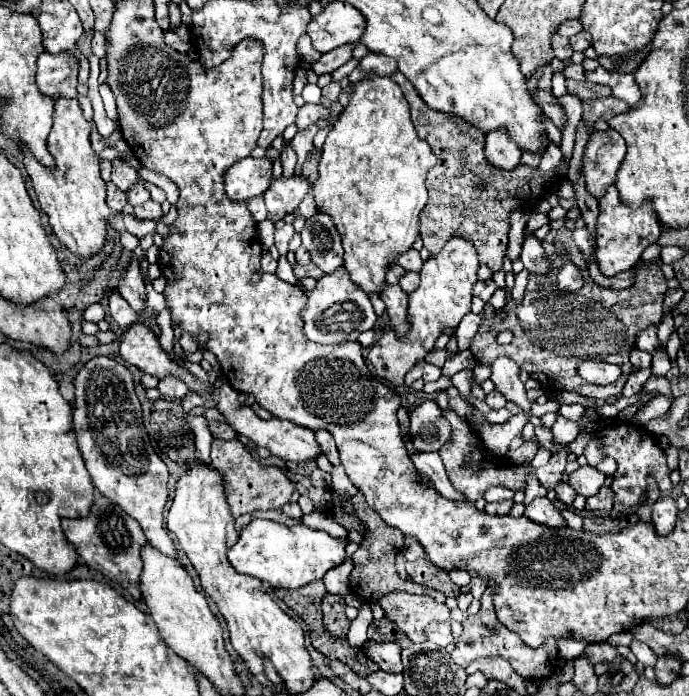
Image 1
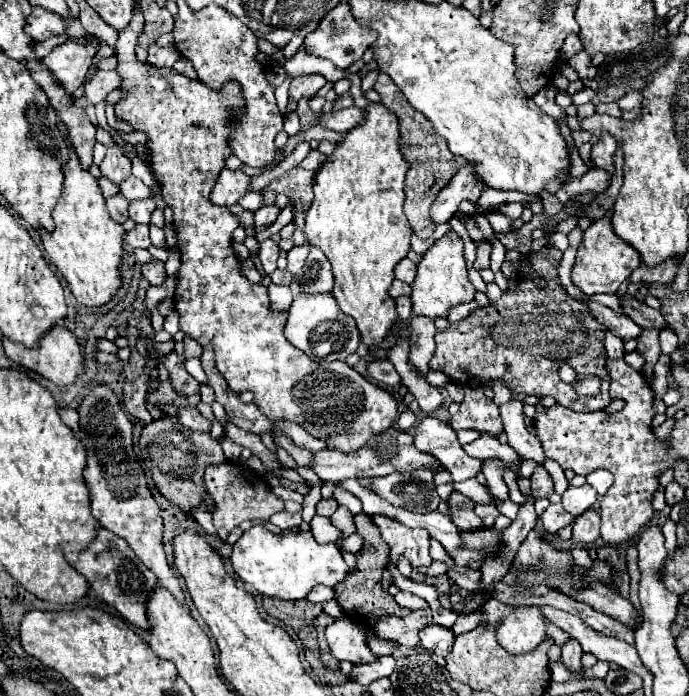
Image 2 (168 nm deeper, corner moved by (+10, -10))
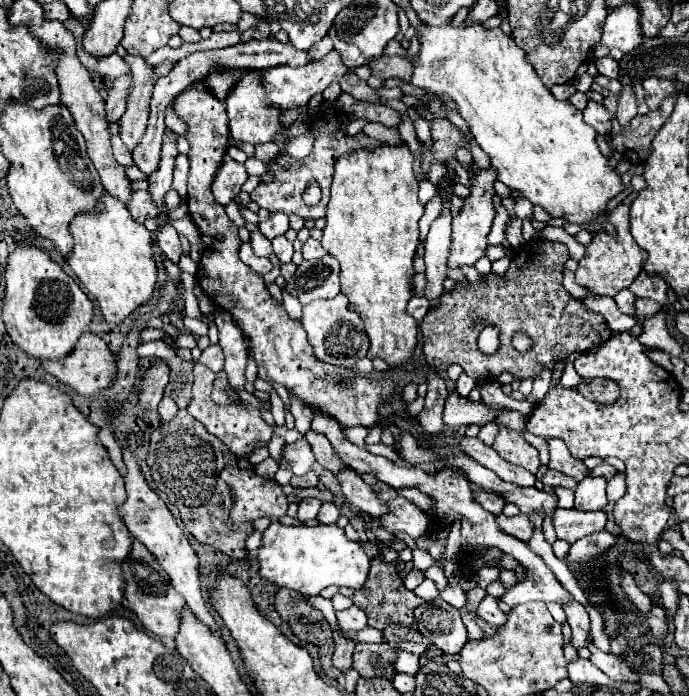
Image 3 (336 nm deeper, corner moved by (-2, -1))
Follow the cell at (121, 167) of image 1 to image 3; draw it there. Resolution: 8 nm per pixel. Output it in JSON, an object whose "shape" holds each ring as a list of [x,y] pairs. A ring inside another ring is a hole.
{"shape":[[[126,55],[124,63],[130,65],[134,83],[128,97],[126,113],[120,117],[118,125],[120,125],[120,139],[132,153],[138,147],[140,139],[144,137],[144,127],[148,125],[148,103],[152,97],[152,87],[156,83],[156,77],[152,73],[152,67],[146,65],[144,59],[138,55],[136,57]]]}

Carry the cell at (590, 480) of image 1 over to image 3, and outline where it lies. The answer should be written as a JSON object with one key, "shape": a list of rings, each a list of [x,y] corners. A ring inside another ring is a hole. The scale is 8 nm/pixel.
{"shape":[[[588,477],[582,479],[576,487],[574,507],[582,511],[594,511],[606,507],[606,479],[604,477]]]}

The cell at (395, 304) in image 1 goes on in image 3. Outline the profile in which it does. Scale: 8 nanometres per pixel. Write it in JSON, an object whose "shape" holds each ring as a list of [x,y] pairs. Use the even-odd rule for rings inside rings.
{"shape":[[[456,392],[446,397],[444,405],[444,423],[448,427],[462,427],[462,425],[486,425],[496,417],[484,403],[472,403],[466,397],[460,397]]]}

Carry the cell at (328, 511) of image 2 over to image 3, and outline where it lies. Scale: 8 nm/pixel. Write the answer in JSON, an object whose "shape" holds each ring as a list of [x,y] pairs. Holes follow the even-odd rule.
{"shape":[[[324,501],[320,507],[320,513],[318,513],[318,521],[320,523],[336,523],[338,517],[340,517],[340,509],[336,507],[336,503]]]}

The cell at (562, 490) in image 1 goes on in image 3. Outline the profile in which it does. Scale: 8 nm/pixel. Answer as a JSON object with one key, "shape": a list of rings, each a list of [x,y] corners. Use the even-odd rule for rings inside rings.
{"shape":[[[556,509],[554,529],[558,539],[574,543],[576,539],[604,529],[606,513],[604,511],[580,511],[580,509]]]}

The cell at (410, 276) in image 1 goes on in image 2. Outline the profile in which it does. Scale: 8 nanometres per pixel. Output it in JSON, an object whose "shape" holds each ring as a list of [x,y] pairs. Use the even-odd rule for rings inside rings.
{"shape":[[[408,296],[396,298],[396,312],[398,312],[398,318],[402,322],[408,322],[410,320],[410,316],[412,316],[412,302],[408,300]]]}

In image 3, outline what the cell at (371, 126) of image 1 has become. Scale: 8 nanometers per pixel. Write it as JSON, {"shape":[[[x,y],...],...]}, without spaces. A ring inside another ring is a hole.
{"shape":[[[386,145],[374,149],[358,149],[338,159],[332,179],[332,191],[326,211],[326,227],[322,229],[320,243],[340,263],[342,293],[350,299],[350,309],[358,311],[364,329],[370,337],[368,357],[380,357],[390,367],[404,365],[416,347],[418,321],[406,313],[406,303],[412,297],[412,259],[418,245],[418,221],[424,215],[424,207],[418,201],[418,179],[414,175],[414,155],[408,145]]]}

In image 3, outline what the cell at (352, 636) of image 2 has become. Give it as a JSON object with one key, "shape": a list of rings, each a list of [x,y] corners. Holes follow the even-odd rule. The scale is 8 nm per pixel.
{"shape":[[[356,605],[348,607],[346,611],[338,611],[336,617],[338,617],[340,629],[342,629],[346,635],[348,635],[348,633],[358,633],[358,631],[362,631],[364,627],[368,627],[364,611],[362,611],[360,607],[356,607]]]}

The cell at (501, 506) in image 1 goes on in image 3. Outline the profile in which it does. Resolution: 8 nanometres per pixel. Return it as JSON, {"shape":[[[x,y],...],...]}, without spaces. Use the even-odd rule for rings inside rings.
{"shape":[[[478,489],[476,491],[476,495],[474,495],[474,499],[486,509],[486,511],[490,511],[490,513],[500,513],[502,509],[504,509],[504,499],[500,499],[500,495],[496,495],[496,493],[492,493],[492,491],[484,491],[484,489]]]}

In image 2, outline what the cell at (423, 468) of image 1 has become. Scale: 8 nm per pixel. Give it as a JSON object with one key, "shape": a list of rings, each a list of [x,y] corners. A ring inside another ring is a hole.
{"shape":[[[454,492],[454,498],[450,498],[450,518],[464,532],[476,532],[486,528],[482,520],[474,514],[474,502],[460,492]]]}

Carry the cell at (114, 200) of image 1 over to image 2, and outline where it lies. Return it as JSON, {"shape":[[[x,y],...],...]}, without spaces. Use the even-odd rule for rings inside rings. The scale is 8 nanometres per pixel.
{"shape":[[[116,194],[116,196],[108,198],[106,206],[108,206],[108,212],[110,212],[112,220],[116,220],[120,224],[124,224],[128,220],[128,200],[124,196]]]}

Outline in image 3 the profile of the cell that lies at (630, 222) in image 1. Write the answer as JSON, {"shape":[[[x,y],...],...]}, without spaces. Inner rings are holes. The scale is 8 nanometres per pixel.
{"shape":[[[622,203],[608,215],[608,223],[612,223],[616,227],[616,235],[604,235],[604,231],[600,231],[600,235],[594,235],[590,245],[586,247],[586,255],[578,263],[576,283],[582,287],[588,287],[596,295],[614,297],[618,291],[630,287],[630,283],[642,271],[642,265],[646,261],[644,249],[640,249],[640,245],[630,235],[628,211],[630,211],[628,205]]]}

